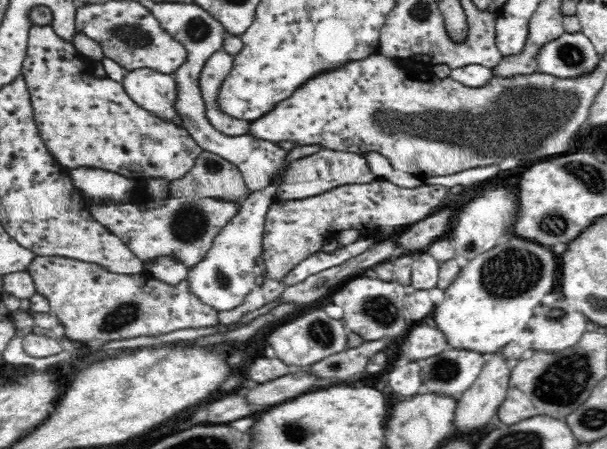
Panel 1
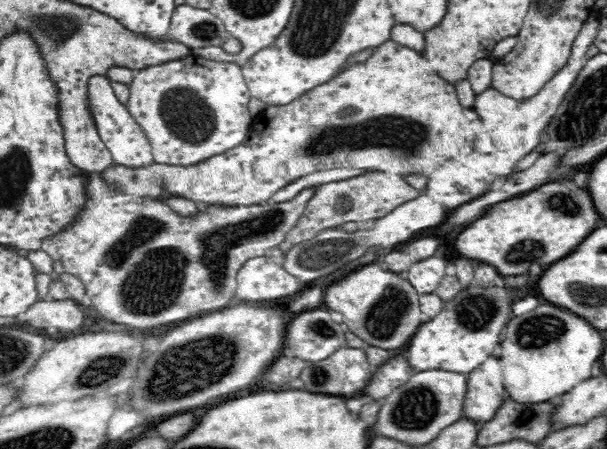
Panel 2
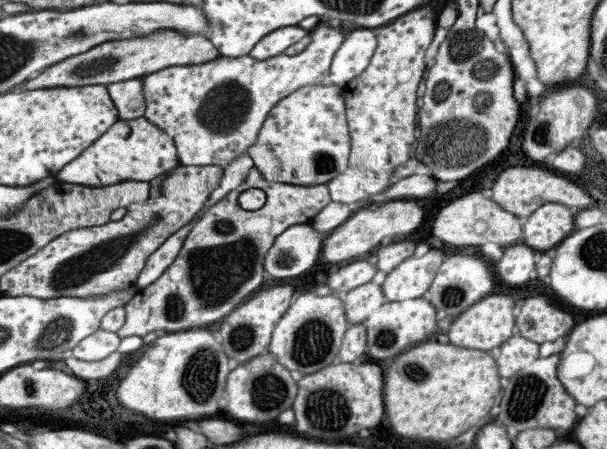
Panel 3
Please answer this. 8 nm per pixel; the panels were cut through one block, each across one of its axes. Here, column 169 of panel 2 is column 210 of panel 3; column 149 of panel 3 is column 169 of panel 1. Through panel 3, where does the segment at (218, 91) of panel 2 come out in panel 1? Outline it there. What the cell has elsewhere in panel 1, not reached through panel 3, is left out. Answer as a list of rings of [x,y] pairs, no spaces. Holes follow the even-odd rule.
[[[149,69],[129,71],[122,79],[124,90],[136,104],[154,112],[158,118],[184,128],[178,112],[174,111],[176,83],[172,74],[165,75]]]

